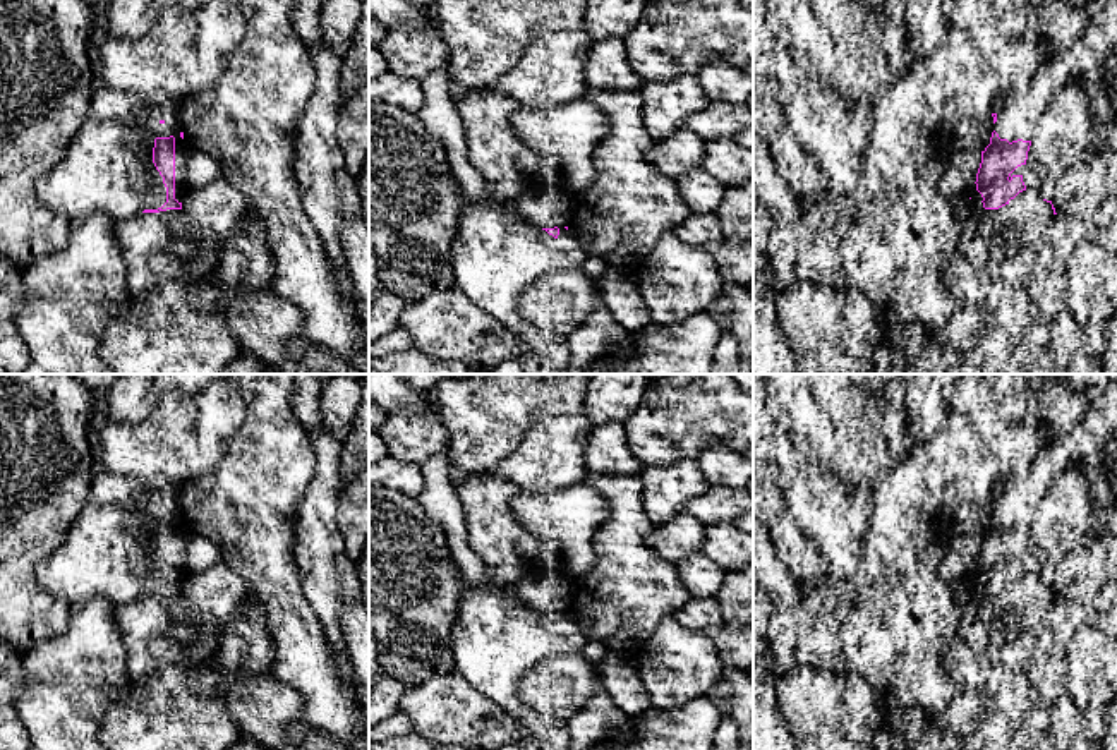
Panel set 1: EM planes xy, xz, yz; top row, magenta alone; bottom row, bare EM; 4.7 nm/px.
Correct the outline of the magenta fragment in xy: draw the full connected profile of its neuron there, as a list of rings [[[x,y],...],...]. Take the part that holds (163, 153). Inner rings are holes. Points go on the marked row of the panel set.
[[[94,117],[81,125],[62,161],[34,184],[38,201],[65,215],[77,227],[93,213],[108,215],[115,223],[141,213],[182,209],[187,185],[189,146],[182,137],[156,137],[137,120],[106,122]]]

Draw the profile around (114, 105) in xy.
[[[96,82],[91,98],[91,117],[106,122],[137,120],[151,129],[156,137],[180,137],[182,127],[177,117],[151,105],[132,93],[113,89]]]

